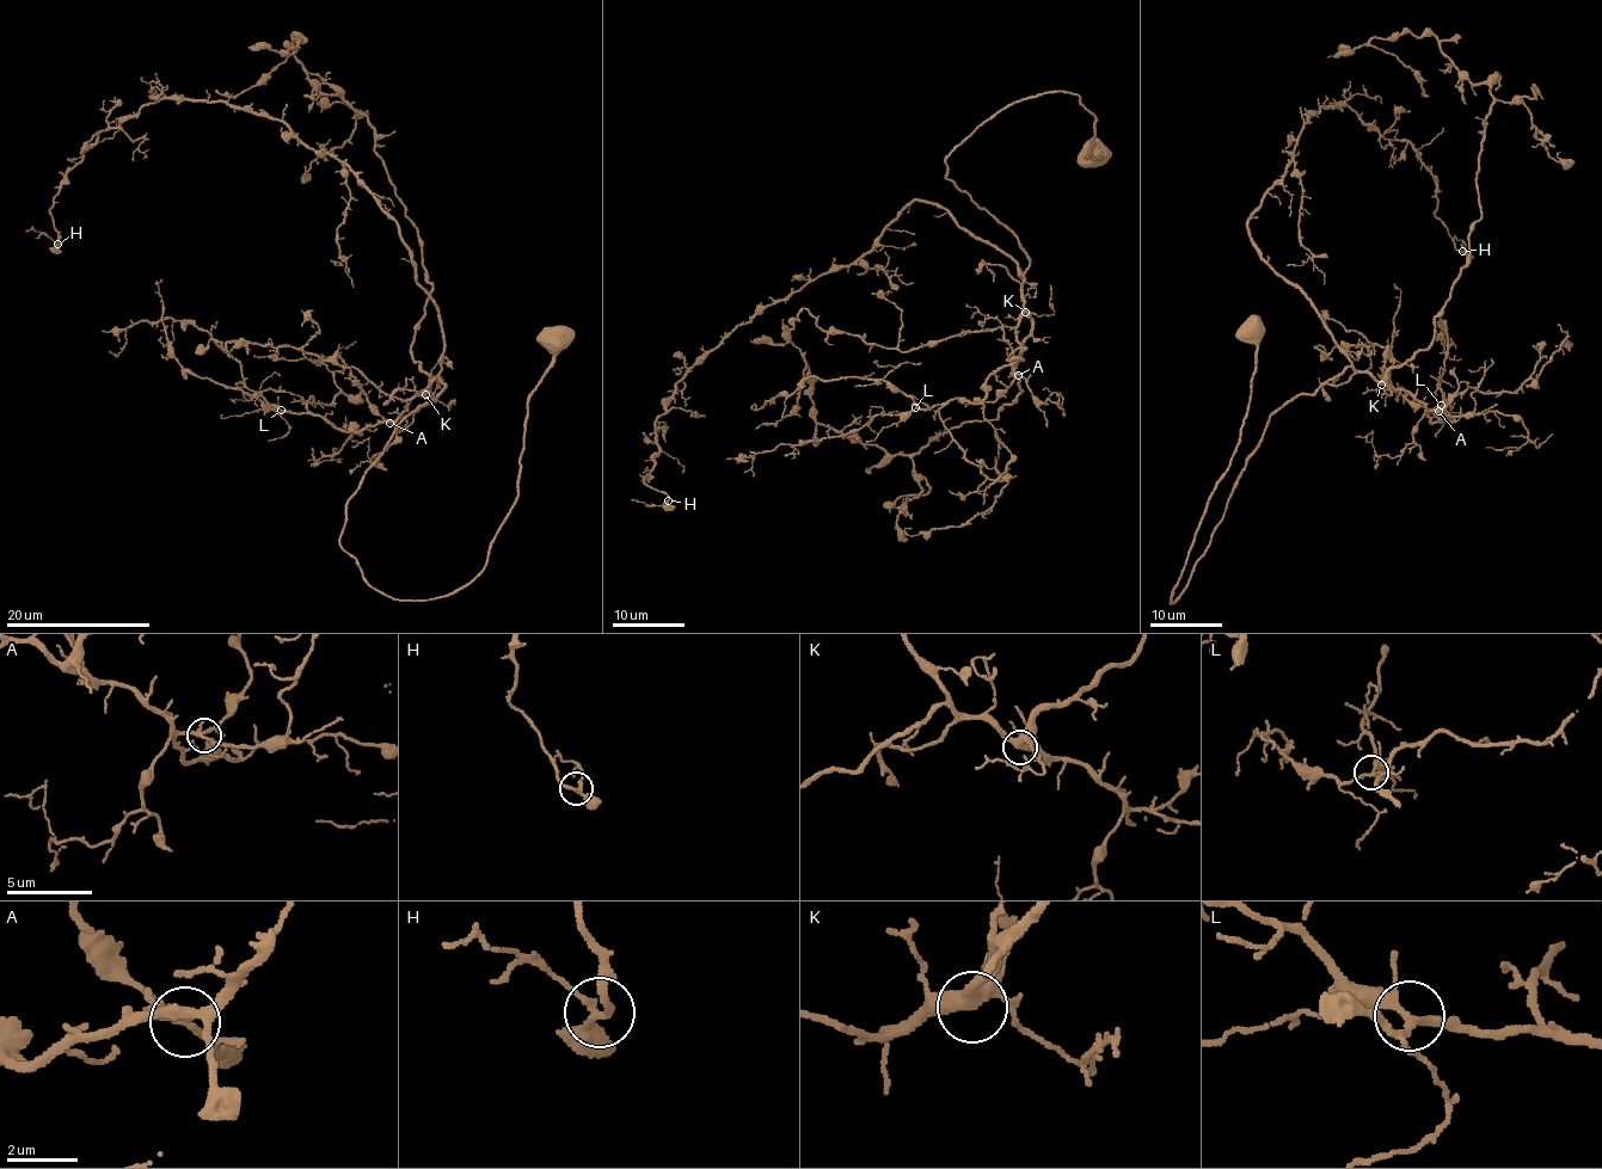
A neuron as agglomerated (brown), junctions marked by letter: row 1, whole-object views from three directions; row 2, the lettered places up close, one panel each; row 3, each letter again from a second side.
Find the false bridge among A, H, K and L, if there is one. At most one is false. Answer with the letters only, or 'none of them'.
none of them

